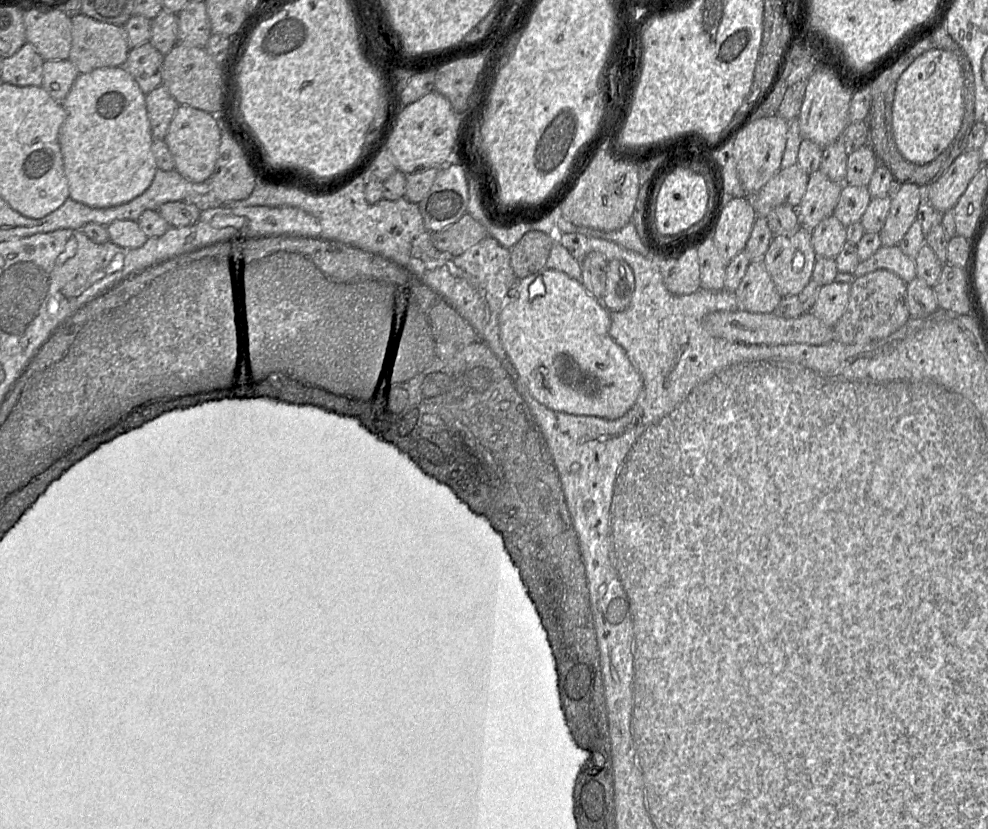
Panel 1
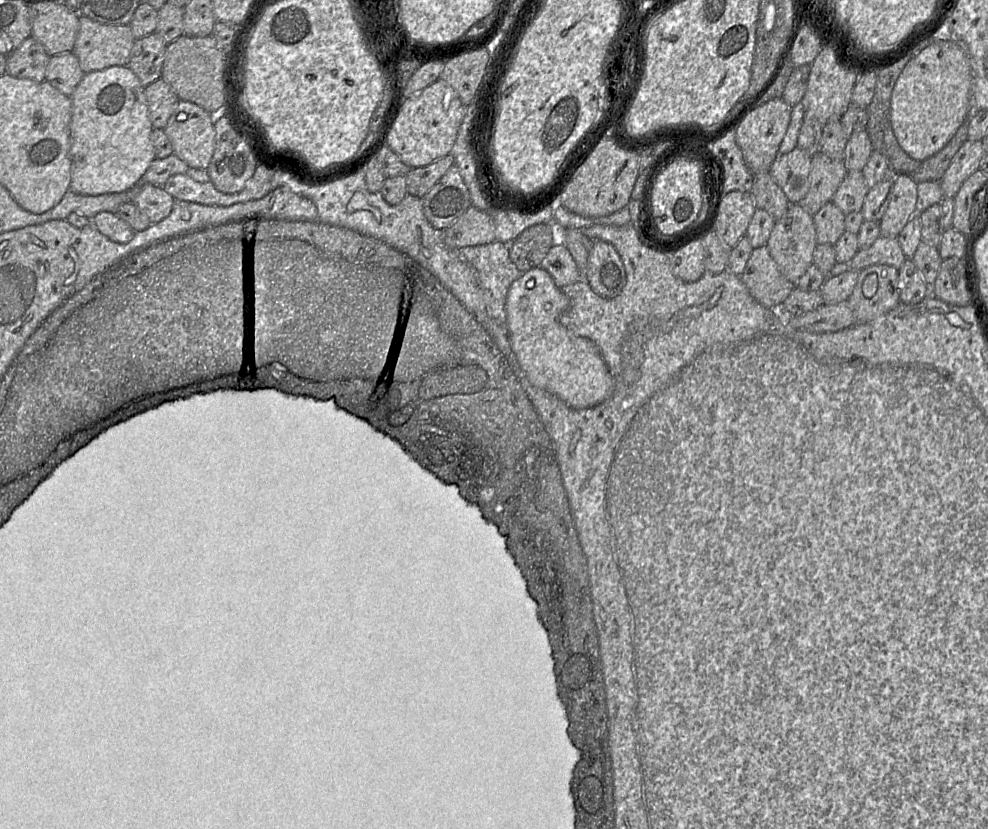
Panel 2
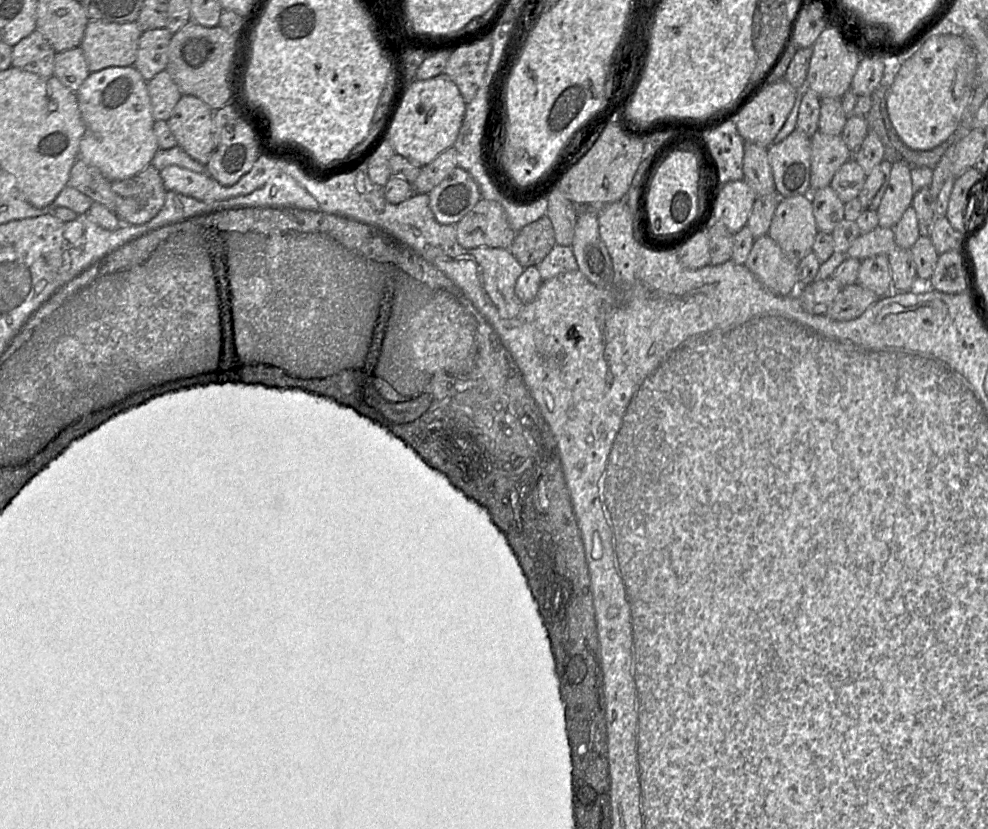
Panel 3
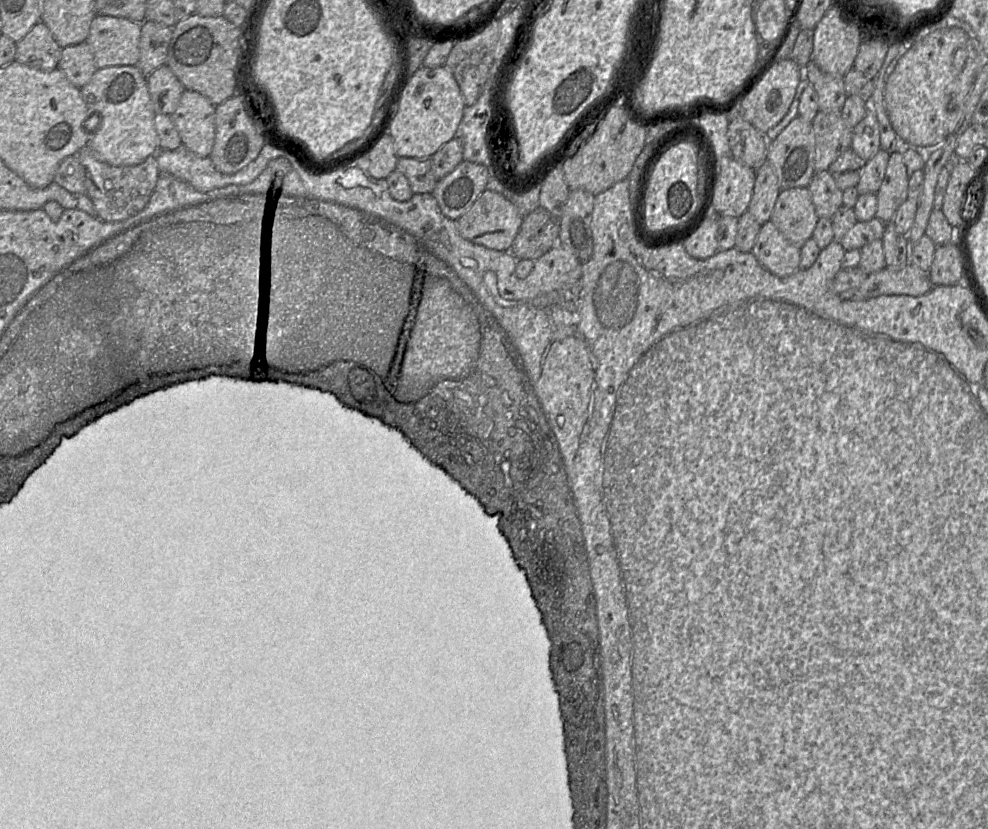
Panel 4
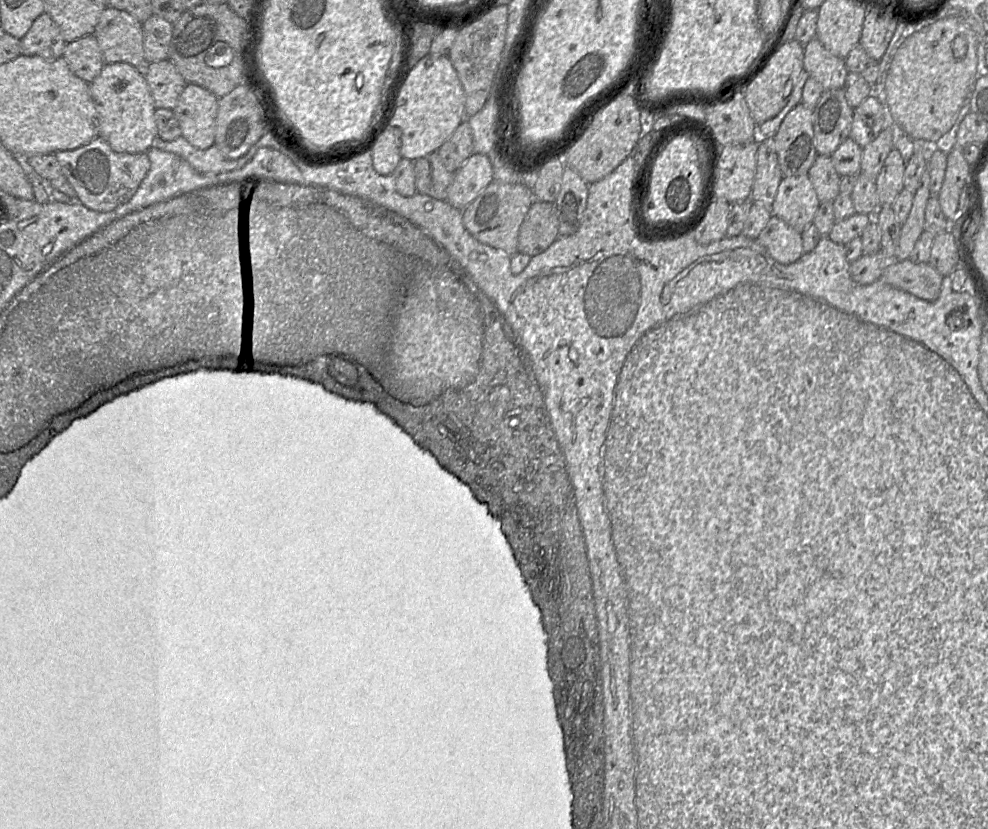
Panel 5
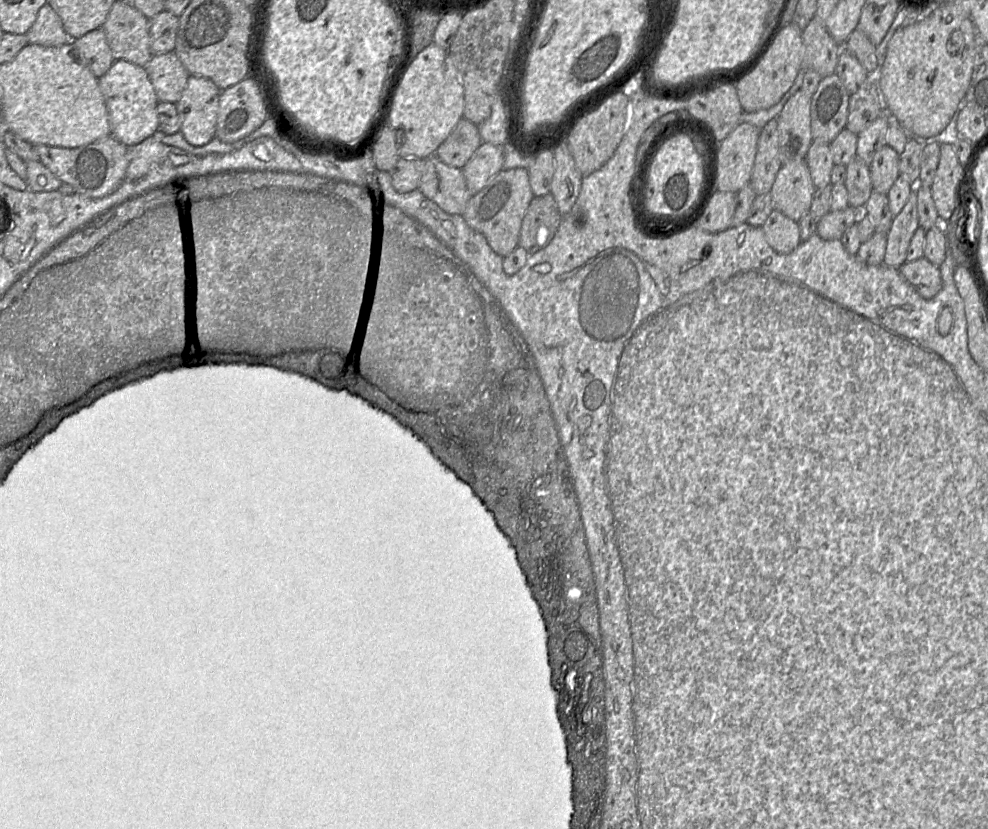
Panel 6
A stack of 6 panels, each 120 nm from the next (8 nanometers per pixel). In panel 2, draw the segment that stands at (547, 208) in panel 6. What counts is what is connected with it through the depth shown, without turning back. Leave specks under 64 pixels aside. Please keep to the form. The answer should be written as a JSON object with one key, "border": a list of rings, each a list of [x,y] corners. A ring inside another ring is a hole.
{"border":[[[554,223],[530,225],[509,244],[510,259],[521,272],[540,266],[558,239],[559,229]]]}

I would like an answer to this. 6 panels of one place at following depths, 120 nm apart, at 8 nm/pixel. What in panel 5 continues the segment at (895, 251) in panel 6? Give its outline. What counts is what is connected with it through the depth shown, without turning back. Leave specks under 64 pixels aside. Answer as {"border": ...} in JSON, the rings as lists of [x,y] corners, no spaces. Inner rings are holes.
{"border":[[[927,163],[927,169],[922,175],[920,186],[914,194],[909,216],[901,226],[900,240],[895,260],[903,261],[909,259],[915,243],[924,232],[925,209],[927,201],[931,197],[929,183],[930,173]]]}

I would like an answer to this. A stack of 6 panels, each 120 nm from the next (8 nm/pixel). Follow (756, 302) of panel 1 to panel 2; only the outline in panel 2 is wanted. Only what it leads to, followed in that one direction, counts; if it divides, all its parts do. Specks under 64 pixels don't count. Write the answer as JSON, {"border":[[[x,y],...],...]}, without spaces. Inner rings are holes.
{"border":[[[766,245],[753,248],[741,280],[751,296],[767,308],[780,309],[795,288],[795,284],[782,274]]]}

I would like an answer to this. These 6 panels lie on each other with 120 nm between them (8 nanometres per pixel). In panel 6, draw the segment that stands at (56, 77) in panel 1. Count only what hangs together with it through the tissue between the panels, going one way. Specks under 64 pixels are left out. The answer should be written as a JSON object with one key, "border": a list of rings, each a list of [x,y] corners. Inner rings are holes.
{"border":[[[102,28],[71,41],[74,41],[74,46],[83,63],[96,78],[105,75],[115,61]]]}

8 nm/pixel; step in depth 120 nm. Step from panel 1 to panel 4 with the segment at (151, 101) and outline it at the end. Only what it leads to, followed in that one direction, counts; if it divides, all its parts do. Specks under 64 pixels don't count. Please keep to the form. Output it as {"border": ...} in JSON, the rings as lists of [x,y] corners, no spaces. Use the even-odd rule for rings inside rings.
{"border":[[[164,64],[148,75],[147,86],[154,114],[171,116],[185,88],[168,65]]]}

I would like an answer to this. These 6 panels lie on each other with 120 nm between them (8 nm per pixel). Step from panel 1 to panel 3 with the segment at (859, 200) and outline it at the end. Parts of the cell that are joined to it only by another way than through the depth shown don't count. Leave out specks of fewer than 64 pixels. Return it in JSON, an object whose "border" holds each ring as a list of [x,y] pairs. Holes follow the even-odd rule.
{"border":[[[852,157],[838,169],[830,186],[839,198],[846,203],[859,196],[865,180],[865,171]]]}

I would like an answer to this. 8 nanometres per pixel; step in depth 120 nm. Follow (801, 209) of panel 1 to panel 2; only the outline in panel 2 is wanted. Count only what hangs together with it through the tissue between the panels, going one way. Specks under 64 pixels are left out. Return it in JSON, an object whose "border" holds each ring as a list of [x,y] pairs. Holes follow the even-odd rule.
{"border":[[[818,151],[812,156],[810,186],[799,203],[811,215],[832,201],[848,171],[843,160],[834,160]]]}

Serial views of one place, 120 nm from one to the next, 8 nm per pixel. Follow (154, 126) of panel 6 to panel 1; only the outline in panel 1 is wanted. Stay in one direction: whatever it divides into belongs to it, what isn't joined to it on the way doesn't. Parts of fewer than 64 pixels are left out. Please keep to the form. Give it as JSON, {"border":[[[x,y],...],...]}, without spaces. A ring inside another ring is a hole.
{"border":[[[124,67],[99,68],[79,74],[62,101],[66,118],[59,131],[59,145],[69,198],[92,208],[111,208],[143,194],[157,170],[151,151],[152,133],[145,94]]]}

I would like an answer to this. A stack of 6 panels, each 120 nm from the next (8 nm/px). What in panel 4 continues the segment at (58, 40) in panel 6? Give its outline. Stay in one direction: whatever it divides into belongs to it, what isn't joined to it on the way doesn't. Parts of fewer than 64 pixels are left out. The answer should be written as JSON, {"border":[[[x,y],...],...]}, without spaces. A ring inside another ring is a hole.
{"border":[[[39,21],[27,35],[16,42],[15,61],[43,71],[58,67],[62,48],[49,28]]]}

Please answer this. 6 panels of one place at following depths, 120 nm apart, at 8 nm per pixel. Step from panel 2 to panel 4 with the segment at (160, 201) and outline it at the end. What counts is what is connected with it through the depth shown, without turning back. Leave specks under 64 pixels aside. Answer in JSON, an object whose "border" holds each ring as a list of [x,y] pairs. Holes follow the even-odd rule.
{"border":[[[85,147],[76,157],[86,174],[85,195],[92,201],[99,219],[106,222],[122,221],[138,214],[146,207],[160,174],[155,156],[150,156],[141,164],[134,166],[111,166],[98,160],[88,147]]]}

